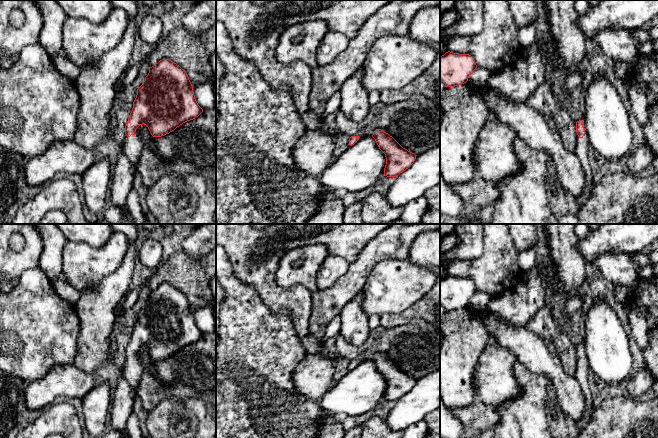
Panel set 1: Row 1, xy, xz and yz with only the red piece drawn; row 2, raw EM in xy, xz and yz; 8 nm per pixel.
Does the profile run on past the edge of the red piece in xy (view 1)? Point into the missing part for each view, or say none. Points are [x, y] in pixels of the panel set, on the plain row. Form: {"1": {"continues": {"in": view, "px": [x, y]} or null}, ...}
{"1": {"continues": {"in": "xy", "px": [131, 371]}}}

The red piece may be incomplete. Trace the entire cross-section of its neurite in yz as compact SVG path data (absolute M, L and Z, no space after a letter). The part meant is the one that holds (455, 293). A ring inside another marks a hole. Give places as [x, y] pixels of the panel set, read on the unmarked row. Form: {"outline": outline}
{"outline": "M448 275L440 280L440 304L446 311L466 307L476 292L476 286L469 278Z"}

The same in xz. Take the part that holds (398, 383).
{"outline": "M376 353L372 361L386 381L384 400L397 402L400 397L414 387L417 379L403 372L388 357L381 353Z"}

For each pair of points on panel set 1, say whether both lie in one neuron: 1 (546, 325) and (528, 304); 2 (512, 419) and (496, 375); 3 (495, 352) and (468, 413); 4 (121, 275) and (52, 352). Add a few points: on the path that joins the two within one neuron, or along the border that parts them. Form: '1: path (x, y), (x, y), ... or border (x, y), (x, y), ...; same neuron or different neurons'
1: border (545, 304), (524, 325); different neurons
2: border (515, 378), (522, 392), (498, 408), (497, 422); different neurons
3: path (494, 367), (492, 389), (483, 399); same neuron
4: border (73, 305), (80, 328), (77, 345); different neurons

